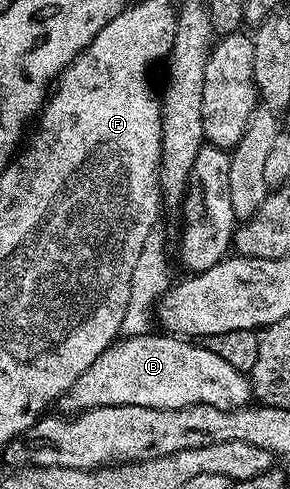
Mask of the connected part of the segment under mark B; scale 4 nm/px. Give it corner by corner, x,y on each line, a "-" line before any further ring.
143,334
119,338
82,374
65,397
65,411
77,414
100,406
148,406
149,408
187,408
193,404
207,404
217,408
245,408
252,400
250,377
245,372
228,366
220,354
208,350
201,343
173,334

